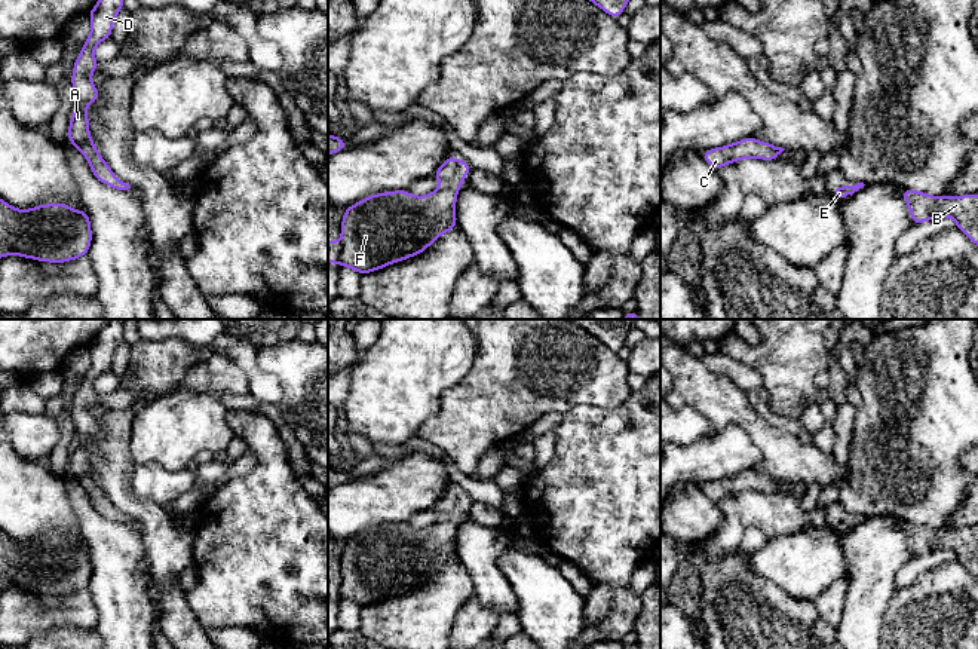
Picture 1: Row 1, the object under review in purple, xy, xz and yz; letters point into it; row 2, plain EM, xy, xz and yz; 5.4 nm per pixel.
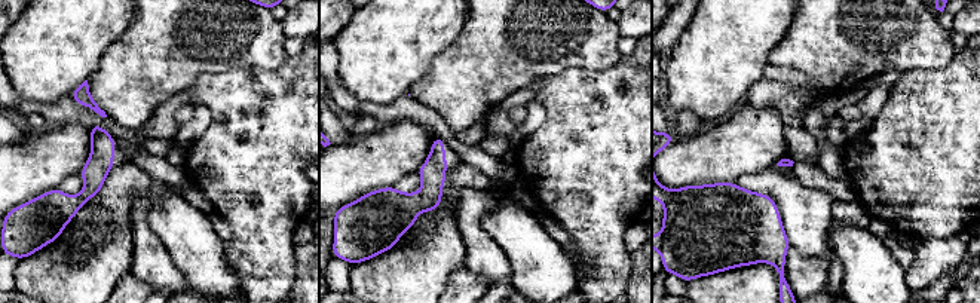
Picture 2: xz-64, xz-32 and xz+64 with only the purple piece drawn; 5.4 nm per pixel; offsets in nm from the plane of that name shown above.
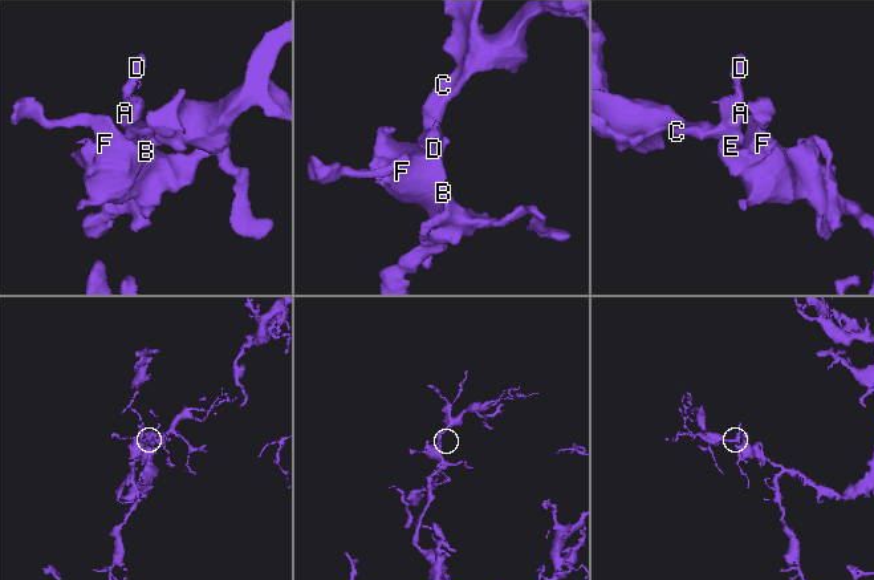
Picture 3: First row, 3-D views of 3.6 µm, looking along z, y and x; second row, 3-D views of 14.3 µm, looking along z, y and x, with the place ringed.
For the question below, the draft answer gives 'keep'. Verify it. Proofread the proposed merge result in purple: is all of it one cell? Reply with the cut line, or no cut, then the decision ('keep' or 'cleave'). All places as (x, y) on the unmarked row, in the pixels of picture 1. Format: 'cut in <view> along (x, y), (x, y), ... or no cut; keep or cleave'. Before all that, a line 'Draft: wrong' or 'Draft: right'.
Draft: right
no cut; keep

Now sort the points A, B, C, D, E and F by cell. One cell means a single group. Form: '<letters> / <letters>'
A B C D E F

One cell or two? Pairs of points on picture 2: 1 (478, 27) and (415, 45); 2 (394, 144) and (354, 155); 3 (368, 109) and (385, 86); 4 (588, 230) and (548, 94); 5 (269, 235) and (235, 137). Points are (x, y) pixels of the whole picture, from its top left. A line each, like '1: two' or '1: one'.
1: two
2: one
3: two
4: one
5: one

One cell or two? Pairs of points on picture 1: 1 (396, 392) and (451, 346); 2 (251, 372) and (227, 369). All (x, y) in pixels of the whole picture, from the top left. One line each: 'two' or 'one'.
1: one
2: two

